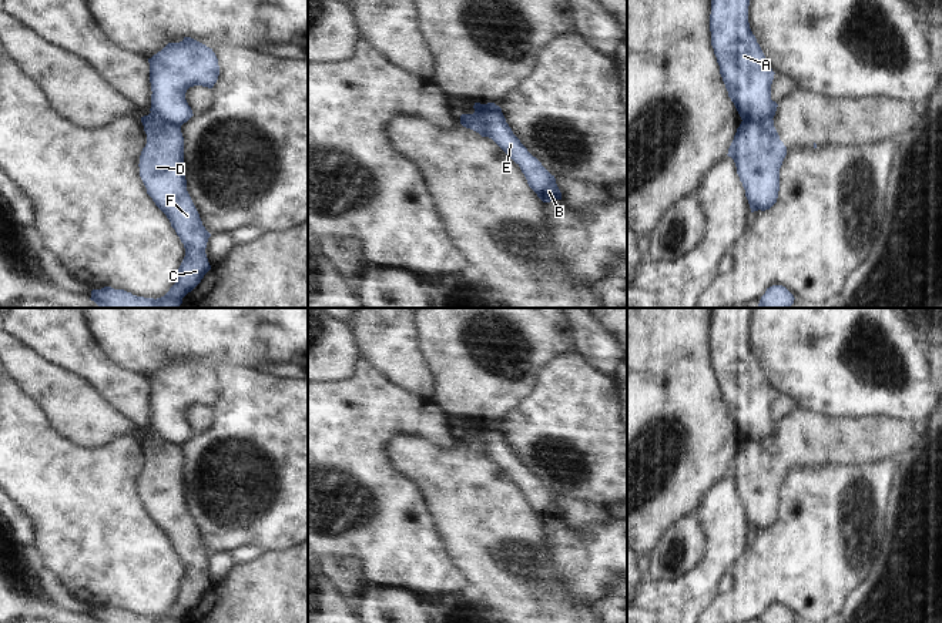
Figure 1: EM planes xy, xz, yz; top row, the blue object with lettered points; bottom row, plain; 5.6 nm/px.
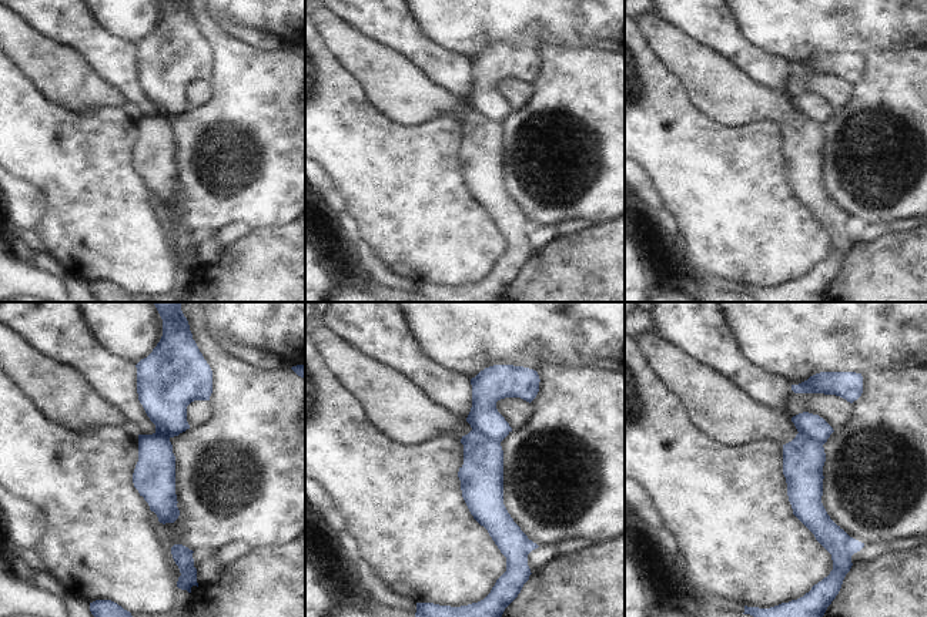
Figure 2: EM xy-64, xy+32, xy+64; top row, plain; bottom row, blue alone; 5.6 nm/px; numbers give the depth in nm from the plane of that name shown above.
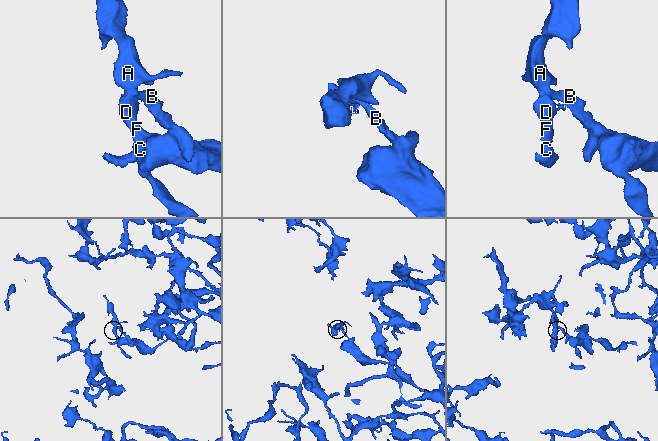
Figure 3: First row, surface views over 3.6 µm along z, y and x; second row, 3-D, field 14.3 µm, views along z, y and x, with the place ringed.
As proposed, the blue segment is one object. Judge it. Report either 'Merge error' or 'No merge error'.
Merge error

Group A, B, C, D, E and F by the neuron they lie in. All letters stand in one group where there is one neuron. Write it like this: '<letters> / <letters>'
A B E / C D F

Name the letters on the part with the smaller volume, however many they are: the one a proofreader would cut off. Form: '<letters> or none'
C, D, F

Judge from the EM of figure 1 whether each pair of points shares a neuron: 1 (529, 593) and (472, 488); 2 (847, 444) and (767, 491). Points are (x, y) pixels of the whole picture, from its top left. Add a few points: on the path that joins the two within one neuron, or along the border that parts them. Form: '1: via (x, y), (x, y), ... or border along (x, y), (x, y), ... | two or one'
1: via (508, 568), (499, 559), (496, 542), (480, 513) | one
2: via (824, 444), (803, 444), (778, 468) | one

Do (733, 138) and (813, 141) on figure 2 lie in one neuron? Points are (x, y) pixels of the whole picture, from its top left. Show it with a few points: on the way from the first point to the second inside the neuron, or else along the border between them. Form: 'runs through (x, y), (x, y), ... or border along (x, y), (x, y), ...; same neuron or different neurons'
border along (782, 154), (790, 187); different neurons

